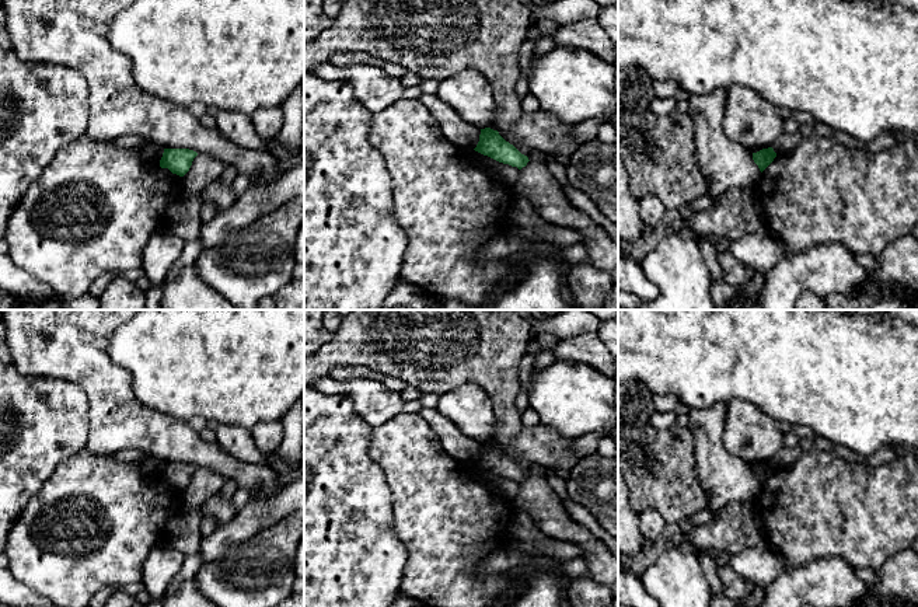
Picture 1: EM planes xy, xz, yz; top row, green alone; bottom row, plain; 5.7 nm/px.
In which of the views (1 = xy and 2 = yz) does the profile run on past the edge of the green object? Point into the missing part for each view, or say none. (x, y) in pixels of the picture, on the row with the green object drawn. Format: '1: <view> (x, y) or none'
1: none
2: none

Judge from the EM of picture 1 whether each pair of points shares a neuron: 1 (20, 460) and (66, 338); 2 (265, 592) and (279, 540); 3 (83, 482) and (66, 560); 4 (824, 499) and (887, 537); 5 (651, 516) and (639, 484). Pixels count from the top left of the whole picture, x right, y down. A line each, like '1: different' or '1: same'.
1: different
2: same
3: same
4: same
5: different

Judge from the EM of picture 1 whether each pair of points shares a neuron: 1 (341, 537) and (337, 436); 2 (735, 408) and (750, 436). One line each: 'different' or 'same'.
1: same
2: same

